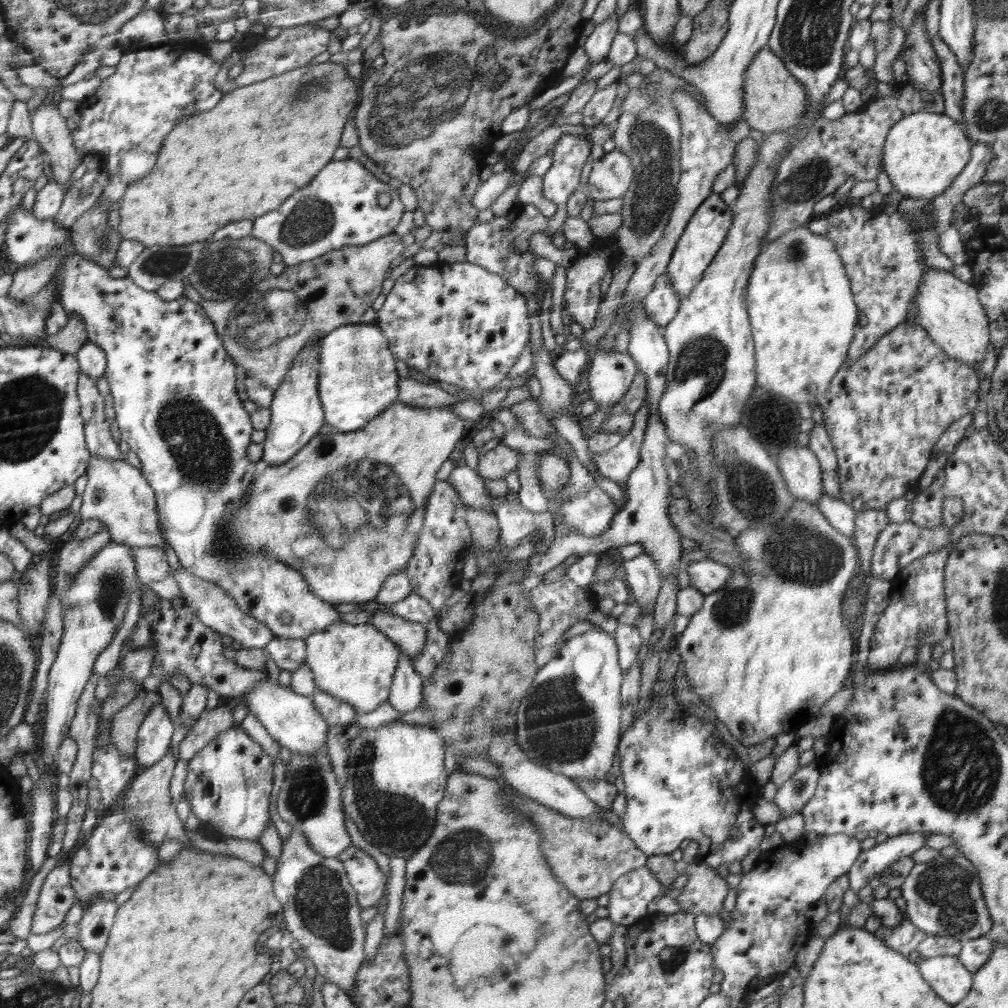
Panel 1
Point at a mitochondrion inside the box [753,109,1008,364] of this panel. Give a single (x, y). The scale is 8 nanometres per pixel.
(803, 182)

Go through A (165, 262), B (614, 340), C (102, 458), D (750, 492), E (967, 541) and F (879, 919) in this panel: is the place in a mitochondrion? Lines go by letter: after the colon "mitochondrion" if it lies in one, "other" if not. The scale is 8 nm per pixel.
A: mitochondrion
B: mitochondrion
C: other
D: mitochondrion
E: other
F: other

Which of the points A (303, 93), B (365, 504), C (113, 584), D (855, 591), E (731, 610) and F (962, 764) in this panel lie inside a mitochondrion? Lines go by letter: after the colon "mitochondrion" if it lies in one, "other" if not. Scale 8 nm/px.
A: mitochondrion
B: mitochondrion
C: mitochondrion
D: mitochondrion
E: mitochondrion
F: mitochondrion

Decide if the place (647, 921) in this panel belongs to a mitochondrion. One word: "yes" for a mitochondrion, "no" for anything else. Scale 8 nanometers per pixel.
no

